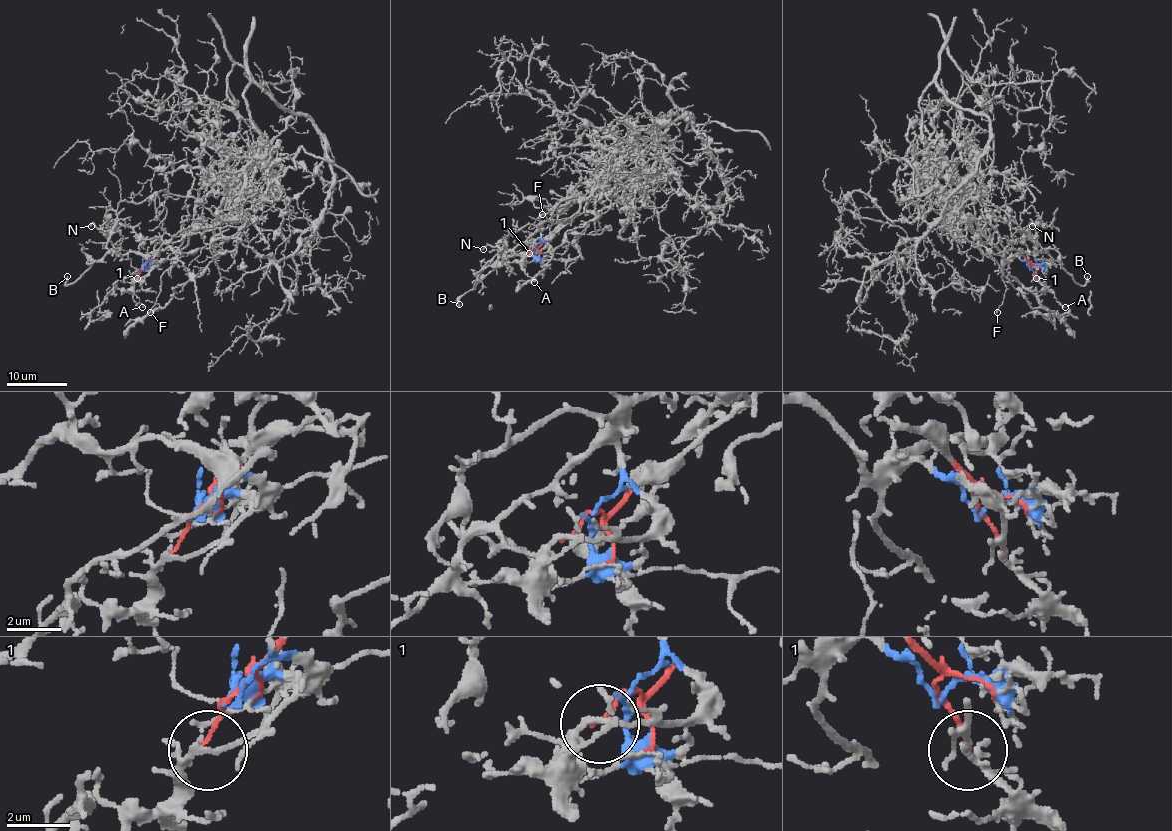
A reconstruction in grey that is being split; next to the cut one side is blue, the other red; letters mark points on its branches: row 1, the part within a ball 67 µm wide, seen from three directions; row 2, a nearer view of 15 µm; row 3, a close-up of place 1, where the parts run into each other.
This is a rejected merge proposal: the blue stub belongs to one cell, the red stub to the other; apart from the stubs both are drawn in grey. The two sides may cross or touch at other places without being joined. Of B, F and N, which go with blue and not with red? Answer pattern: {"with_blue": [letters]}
{"with_blue": ["B", "N"]}

